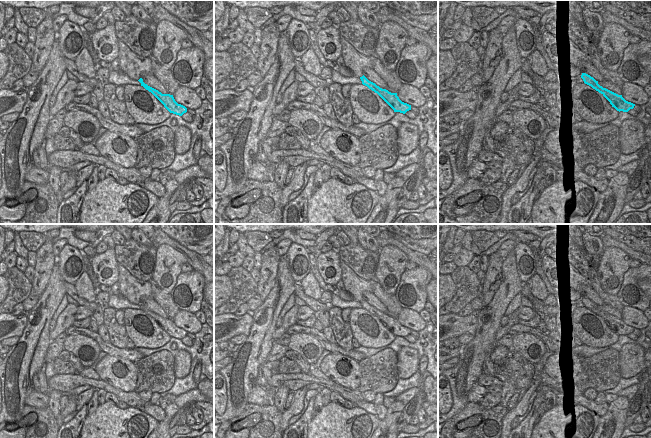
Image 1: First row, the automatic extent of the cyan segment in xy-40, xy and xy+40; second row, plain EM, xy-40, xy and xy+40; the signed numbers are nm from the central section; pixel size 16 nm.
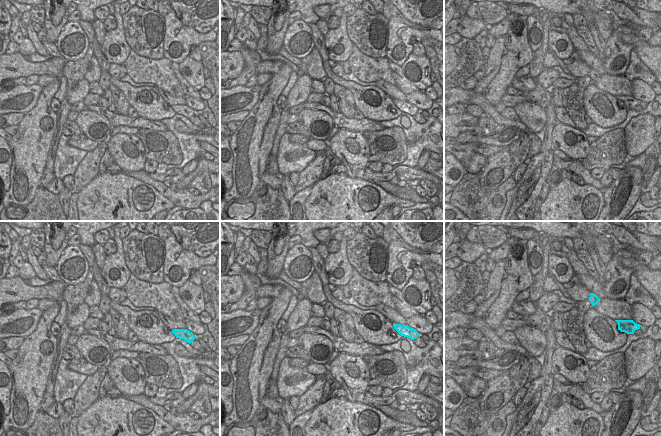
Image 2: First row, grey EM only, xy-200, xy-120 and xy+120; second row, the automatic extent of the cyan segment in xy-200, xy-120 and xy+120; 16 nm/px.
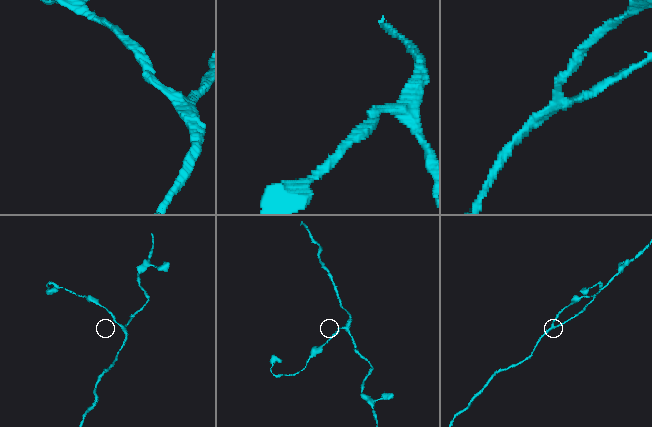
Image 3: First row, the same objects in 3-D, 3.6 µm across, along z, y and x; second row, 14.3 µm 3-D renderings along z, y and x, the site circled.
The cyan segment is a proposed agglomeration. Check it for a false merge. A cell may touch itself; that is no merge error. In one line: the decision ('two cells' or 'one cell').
one cell

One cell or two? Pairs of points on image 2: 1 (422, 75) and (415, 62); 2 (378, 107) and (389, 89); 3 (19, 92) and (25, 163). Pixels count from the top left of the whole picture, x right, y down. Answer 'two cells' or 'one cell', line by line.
1: one cell
2: two cells
3: two cells

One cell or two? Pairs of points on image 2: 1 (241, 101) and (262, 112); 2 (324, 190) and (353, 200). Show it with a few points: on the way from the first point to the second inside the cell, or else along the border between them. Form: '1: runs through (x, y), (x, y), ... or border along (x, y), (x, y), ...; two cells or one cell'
1: border along (261, 86), (258, 92), (258, 100), (249, 111); two cells
2: runs through (331, 197), (334, 200), (346, 200); one cell

